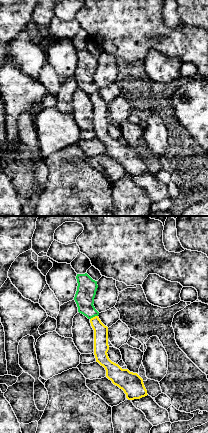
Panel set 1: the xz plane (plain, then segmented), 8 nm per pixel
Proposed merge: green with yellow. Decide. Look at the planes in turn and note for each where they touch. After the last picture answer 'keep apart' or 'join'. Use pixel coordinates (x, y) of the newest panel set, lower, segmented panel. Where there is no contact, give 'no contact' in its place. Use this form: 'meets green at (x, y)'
meets green at (93, 316)

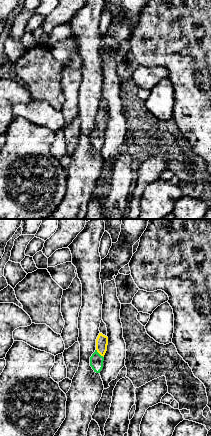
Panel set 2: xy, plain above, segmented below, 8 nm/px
meets green at (98, 353)

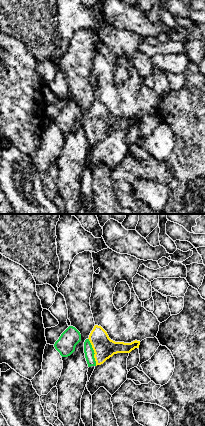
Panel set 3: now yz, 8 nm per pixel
meets green at (93, 352)

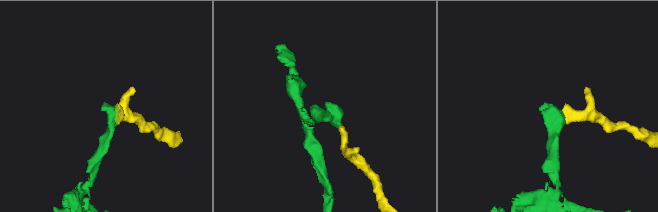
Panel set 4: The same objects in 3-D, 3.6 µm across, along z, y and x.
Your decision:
join

